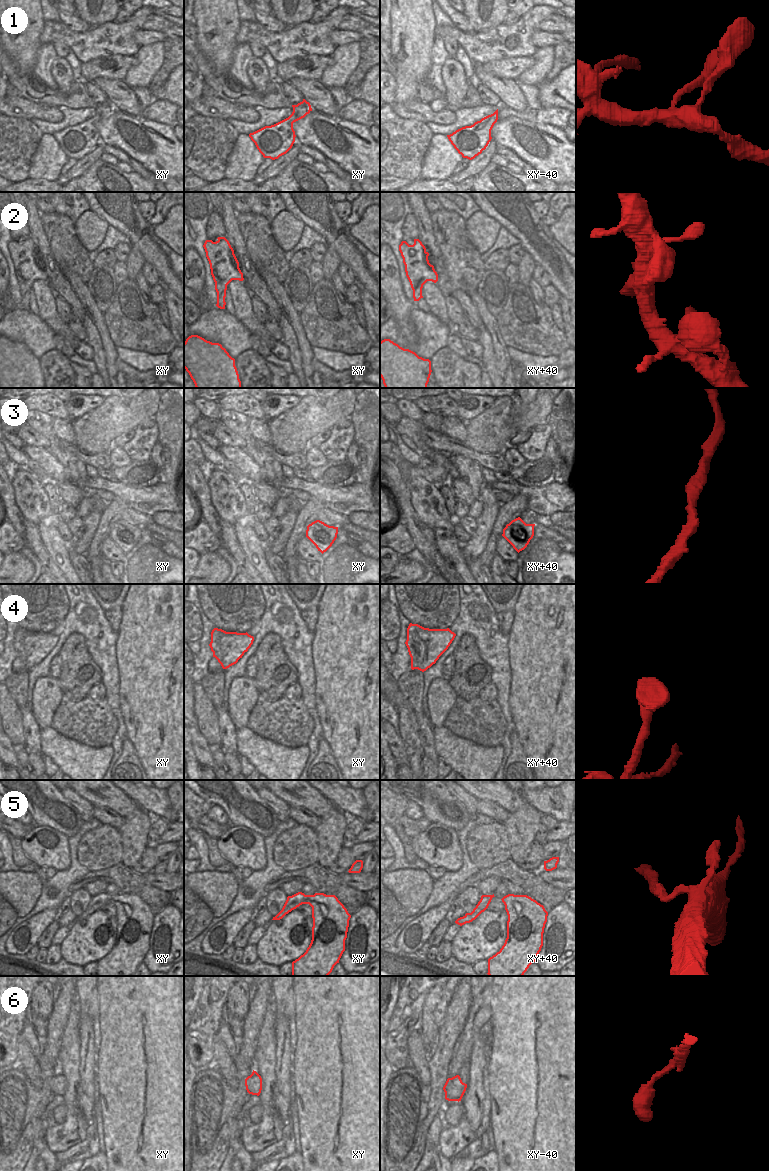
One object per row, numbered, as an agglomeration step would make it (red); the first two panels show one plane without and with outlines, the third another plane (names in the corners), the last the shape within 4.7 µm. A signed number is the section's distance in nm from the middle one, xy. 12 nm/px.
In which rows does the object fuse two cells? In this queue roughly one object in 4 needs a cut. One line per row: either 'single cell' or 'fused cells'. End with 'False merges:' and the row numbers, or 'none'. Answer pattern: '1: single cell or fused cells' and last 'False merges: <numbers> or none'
1: single cell
2: single cell
3: single cell
4: fused cells
5: single cell
6: single cell
False merges: 4

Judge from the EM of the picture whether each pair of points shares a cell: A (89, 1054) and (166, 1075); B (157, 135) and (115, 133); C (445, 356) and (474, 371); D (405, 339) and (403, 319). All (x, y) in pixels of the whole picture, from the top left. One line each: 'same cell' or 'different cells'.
A: different cells
B: same cell
C: same cell
D: different cells

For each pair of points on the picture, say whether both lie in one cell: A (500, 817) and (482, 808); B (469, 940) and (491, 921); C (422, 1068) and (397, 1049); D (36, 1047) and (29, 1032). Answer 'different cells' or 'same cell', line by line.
A: same cell
B: same cell
C: different cells
D: same cell

